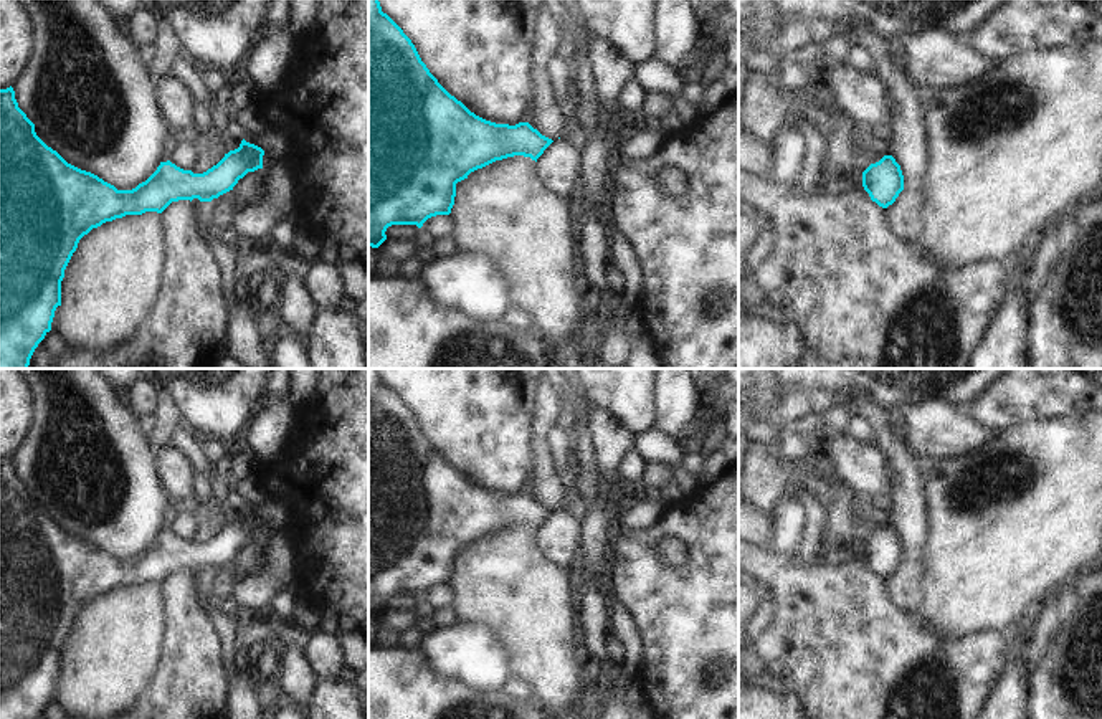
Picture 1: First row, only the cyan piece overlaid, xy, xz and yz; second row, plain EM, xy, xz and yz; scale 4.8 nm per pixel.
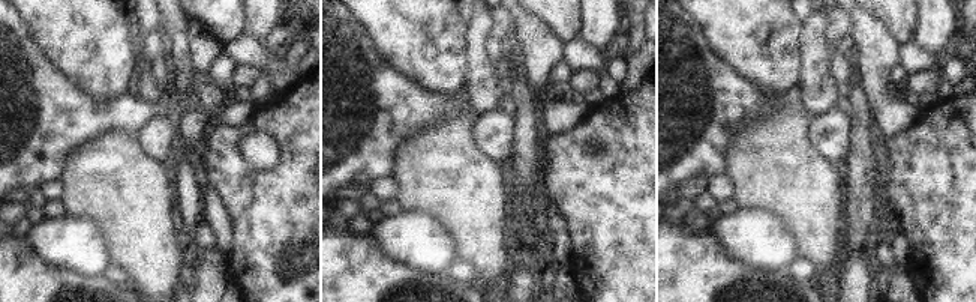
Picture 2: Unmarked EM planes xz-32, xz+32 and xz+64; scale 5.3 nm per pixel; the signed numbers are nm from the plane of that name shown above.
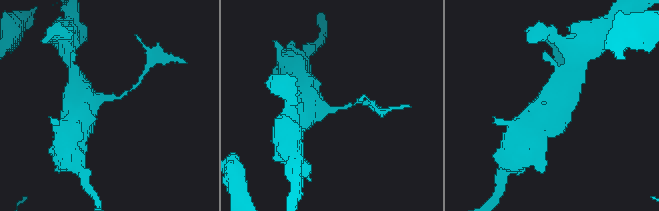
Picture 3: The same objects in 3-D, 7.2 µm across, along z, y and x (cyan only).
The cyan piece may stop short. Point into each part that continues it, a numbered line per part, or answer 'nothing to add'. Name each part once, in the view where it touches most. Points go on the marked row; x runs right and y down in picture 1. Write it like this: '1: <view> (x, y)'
nothing to add

